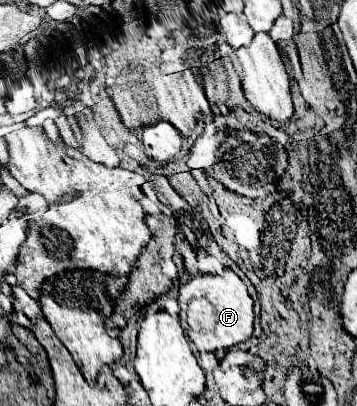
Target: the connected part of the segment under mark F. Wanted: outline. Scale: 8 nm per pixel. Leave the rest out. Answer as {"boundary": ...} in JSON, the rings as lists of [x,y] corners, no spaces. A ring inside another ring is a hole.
{"boundary":[[[226,268],[222,274],[198,274],[190,282],[186,282],[178,292],[180,302],[180,320],[184,322],[184,330],[196,344],[198,352],[210,352],[220,348],[232,348],[252,336],[254,330],[254,300],[246,290],[246,284],[230,270]]]}

